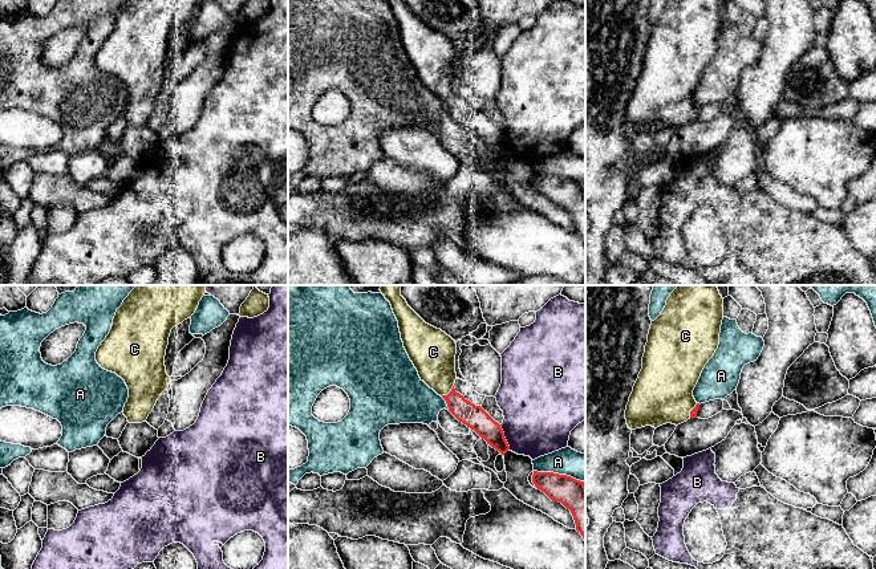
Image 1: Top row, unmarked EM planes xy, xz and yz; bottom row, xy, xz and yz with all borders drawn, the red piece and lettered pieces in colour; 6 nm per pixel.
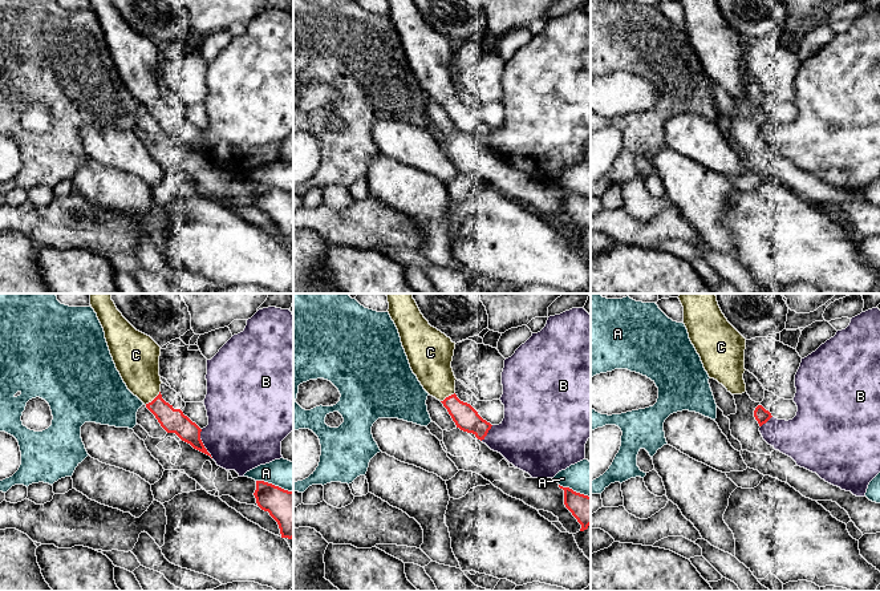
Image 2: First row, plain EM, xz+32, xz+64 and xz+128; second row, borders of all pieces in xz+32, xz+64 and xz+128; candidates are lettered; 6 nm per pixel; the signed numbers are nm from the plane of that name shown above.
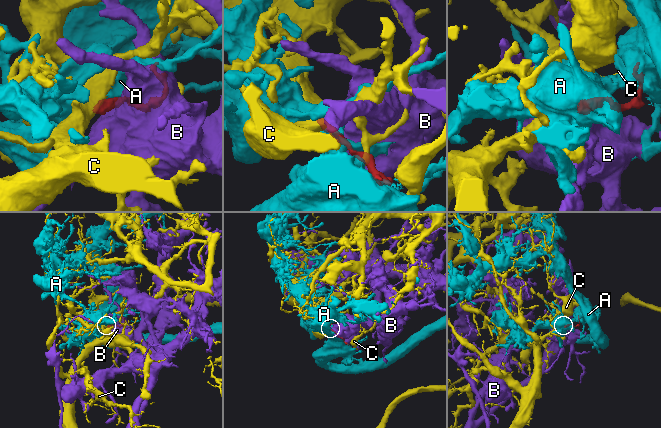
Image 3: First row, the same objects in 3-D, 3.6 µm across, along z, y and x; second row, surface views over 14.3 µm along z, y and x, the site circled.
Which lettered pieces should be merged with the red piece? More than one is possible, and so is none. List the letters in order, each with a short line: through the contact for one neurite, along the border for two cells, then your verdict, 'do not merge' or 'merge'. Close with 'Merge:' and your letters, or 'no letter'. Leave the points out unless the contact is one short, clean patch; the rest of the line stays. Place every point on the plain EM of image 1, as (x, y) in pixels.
A: do not merge
B: do not merge
C: xz (474, 120), (449, 96), (442, 86), (433, 59) | merge
Merge: C

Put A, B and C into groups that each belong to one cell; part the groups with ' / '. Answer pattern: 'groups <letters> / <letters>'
groups A / B / C

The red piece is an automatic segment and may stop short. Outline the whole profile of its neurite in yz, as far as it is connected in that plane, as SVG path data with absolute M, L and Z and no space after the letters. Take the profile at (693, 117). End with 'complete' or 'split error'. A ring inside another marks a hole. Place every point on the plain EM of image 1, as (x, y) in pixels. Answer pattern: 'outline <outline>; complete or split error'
outline M668 0L661 17L652 24L642 72L626 107L625 122L630 133L645 129L657 131L666 126L678 129L697 121L699 106L693 93L705 68L718 52L722 8L722 0Z; split error

